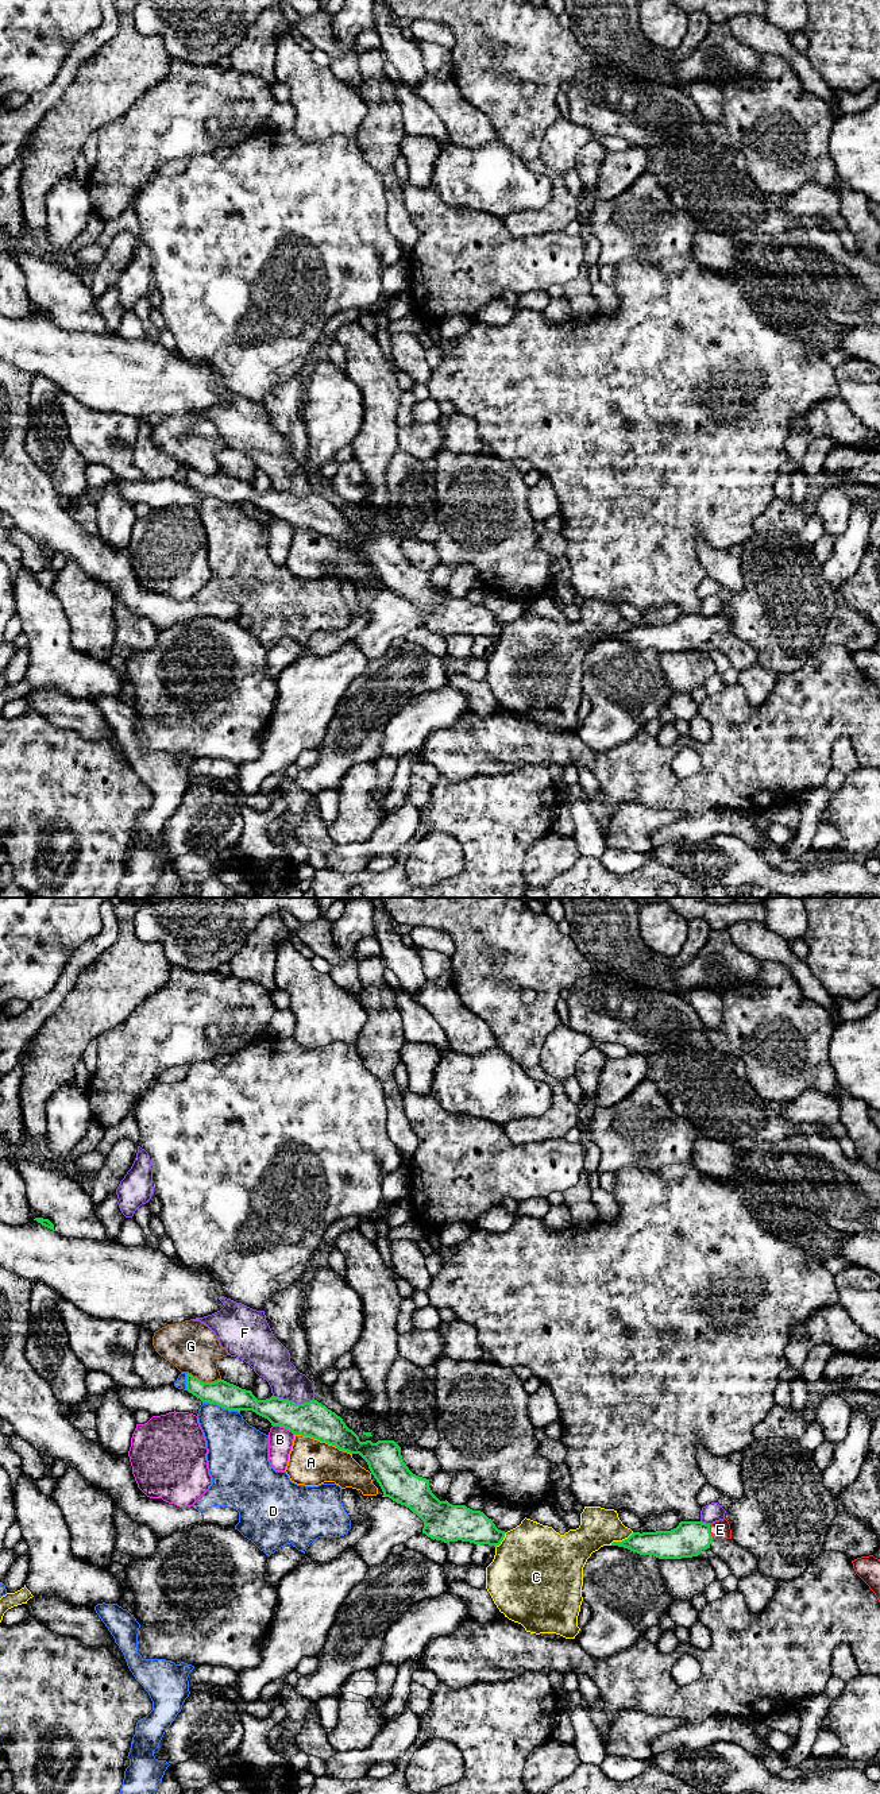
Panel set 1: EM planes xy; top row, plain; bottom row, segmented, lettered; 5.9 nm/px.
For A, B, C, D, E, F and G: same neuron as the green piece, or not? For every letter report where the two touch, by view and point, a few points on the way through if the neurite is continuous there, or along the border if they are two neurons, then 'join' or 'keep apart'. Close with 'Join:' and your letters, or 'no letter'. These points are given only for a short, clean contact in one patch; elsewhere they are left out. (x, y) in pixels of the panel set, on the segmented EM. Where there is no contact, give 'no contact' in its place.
A: xy (323, 1441) | keep apart
B: xy (284, 1427) | along xy (273, 1424), (282, 1426), (294, 1434) | keep apart
C: xy (622, 1540) | keep apart
D: xy (222, 1407) | keep apart
E: xy (710, 1532) | across xy (686, 1540), (710, 1532), (720, 1530) | join
F: xy (292, 1401) | keep apart
G: xy (204, 1382) | keep apart
Join: E

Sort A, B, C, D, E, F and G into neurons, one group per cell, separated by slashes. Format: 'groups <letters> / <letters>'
groups A / B / C / D / E / F / G

